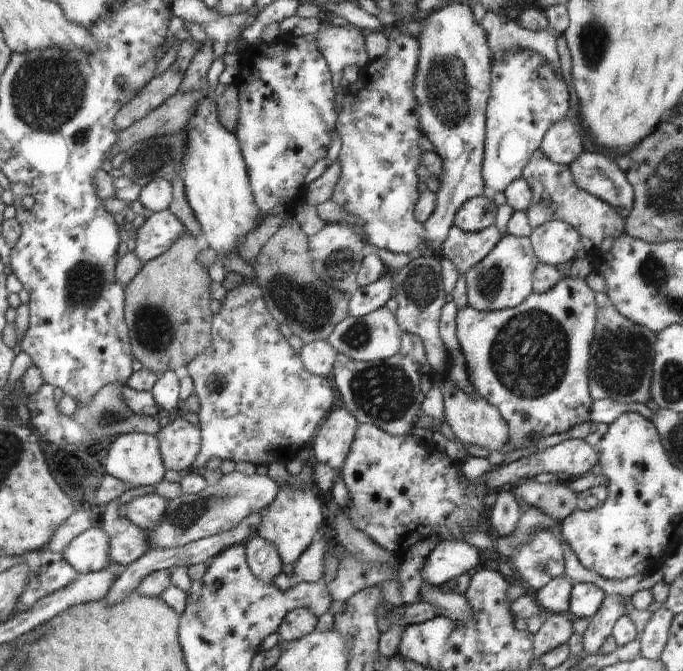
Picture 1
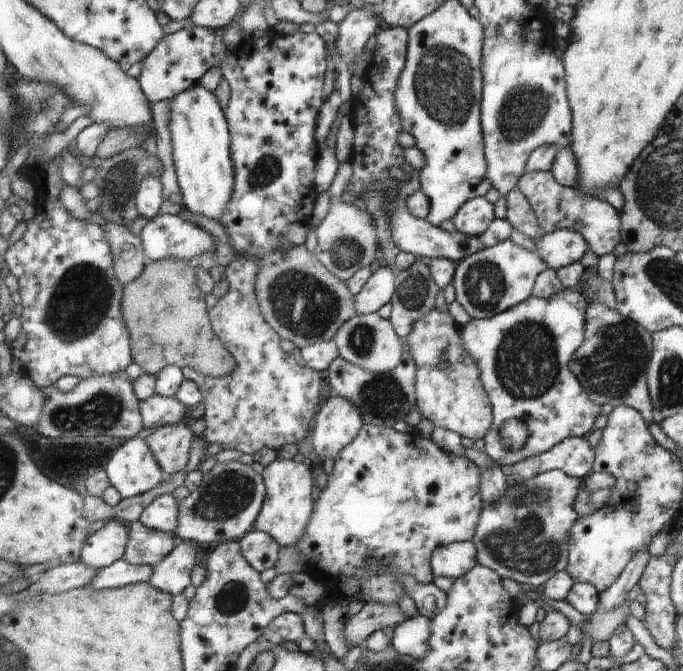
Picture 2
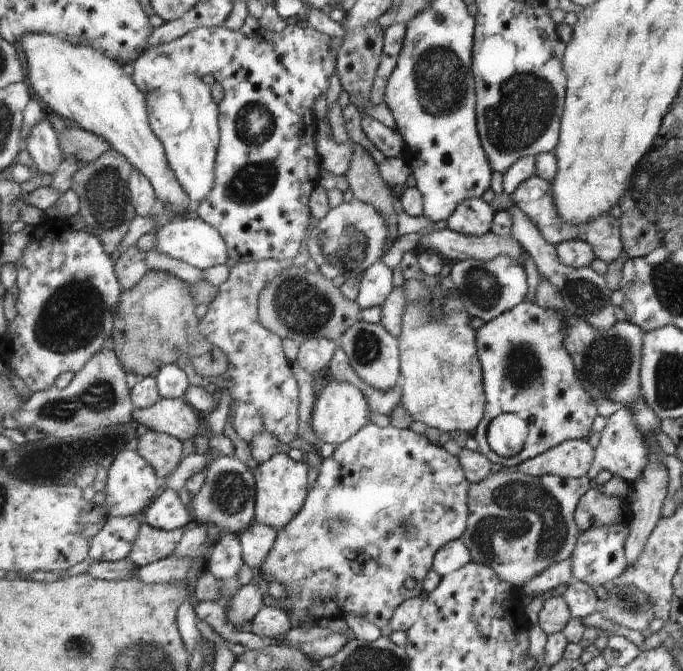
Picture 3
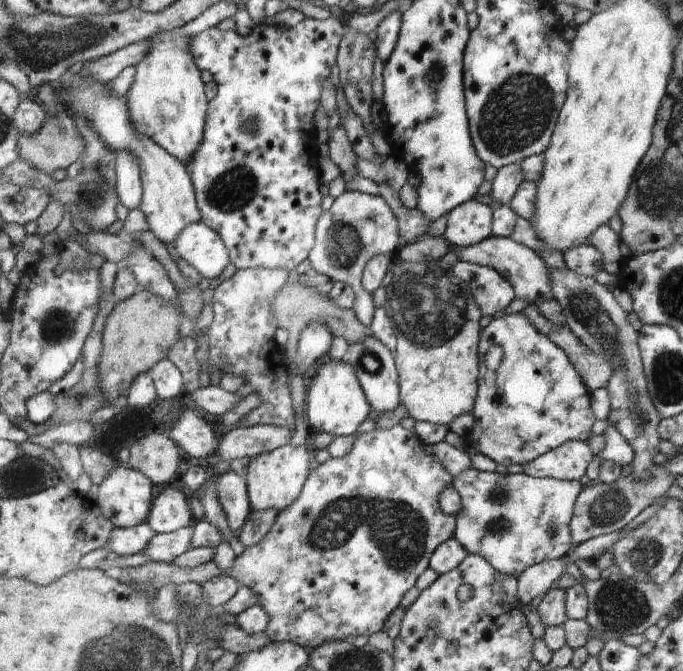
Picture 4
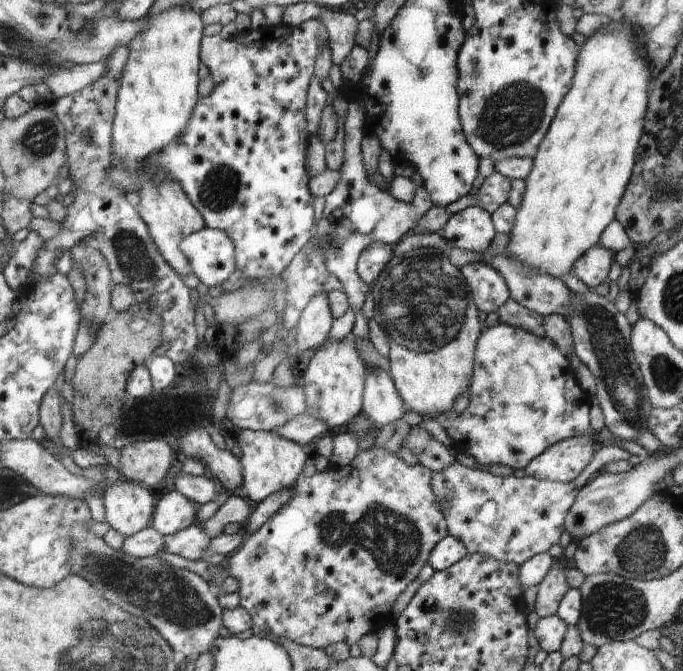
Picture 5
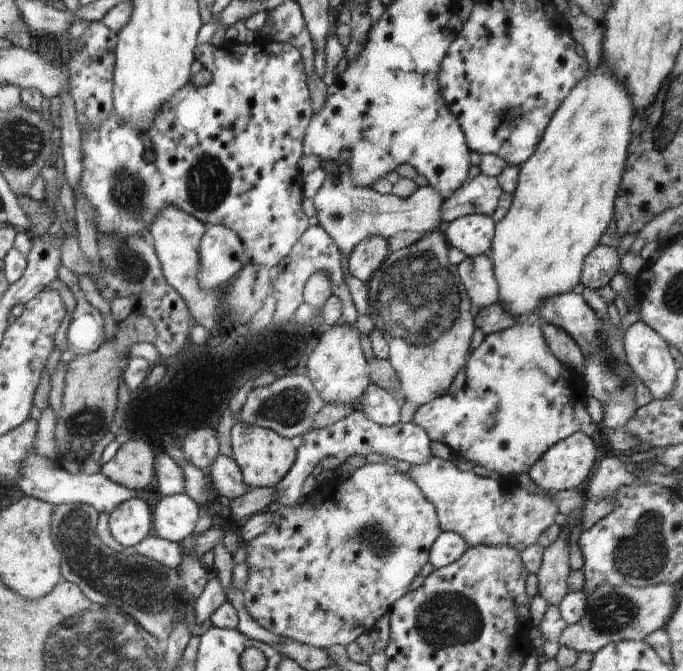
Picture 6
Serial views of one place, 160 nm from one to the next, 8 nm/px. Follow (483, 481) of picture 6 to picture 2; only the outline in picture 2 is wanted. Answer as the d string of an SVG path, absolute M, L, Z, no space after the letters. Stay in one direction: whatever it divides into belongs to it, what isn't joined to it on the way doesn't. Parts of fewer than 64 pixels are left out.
M558 469L519 482L511 479L502 496L481 510L481 518L471 540L477 549L477 564L490 567L502 575L502 578L511 578L518 584L542 588L549 578L558 571L565 570L568 564L572 526L580 519L580 514L576 511L576 498L582 488L583 480L571 477Z

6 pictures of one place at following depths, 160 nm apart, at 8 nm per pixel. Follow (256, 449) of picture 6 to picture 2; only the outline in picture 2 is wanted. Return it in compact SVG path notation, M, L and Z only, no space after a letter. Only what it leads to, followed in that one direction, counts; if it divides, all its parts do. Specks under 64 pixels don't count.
M274 459L261 474L265 481L265 500L254 528L267 532L279 546L296 546L308 527L315 505L312 500L312 472L294 459Z

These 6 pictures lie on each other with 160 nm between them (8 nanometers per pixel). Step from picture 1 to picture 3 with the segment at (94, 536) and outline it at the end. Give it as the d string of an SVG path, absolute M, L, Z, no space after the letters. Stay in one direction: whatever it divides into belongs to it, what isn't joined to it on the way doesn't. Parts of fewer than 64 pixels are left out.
M120 516L108 517L104 529L92 541L89 557L94 561L120 561L132 551L132 542L138 536L141 519Z

